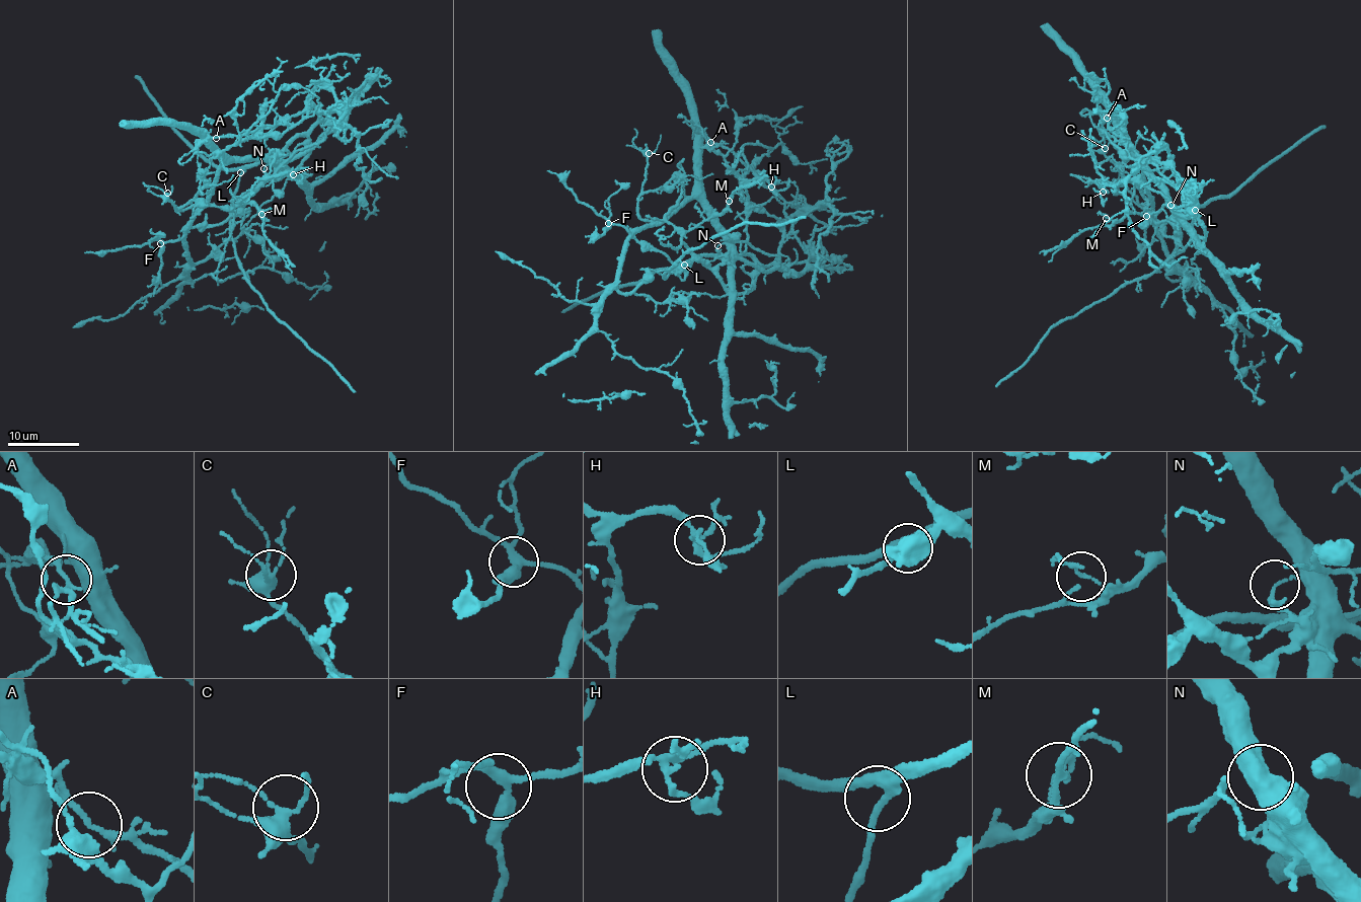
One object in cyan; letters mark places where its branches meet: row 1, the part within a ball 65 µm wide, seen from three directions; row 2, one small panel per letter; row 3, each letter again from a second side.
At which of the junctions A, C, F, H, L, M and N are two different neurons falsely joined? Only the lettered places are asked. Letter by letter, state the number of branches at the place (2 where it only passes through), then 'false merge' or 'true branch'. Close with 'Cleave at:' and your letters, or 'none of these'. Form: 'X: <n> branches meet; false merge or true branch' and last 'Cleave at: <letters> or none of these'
A: 2 branches meet; true branch
C: 5 branches meet; true branch
F: 4 branches meet; true branch
H: 4 branches meet; true branch
L: 3 branches meet; true branch
M: 2 branches meet; true branch
N: 2 branches meet; false merge
Cleave at: N

